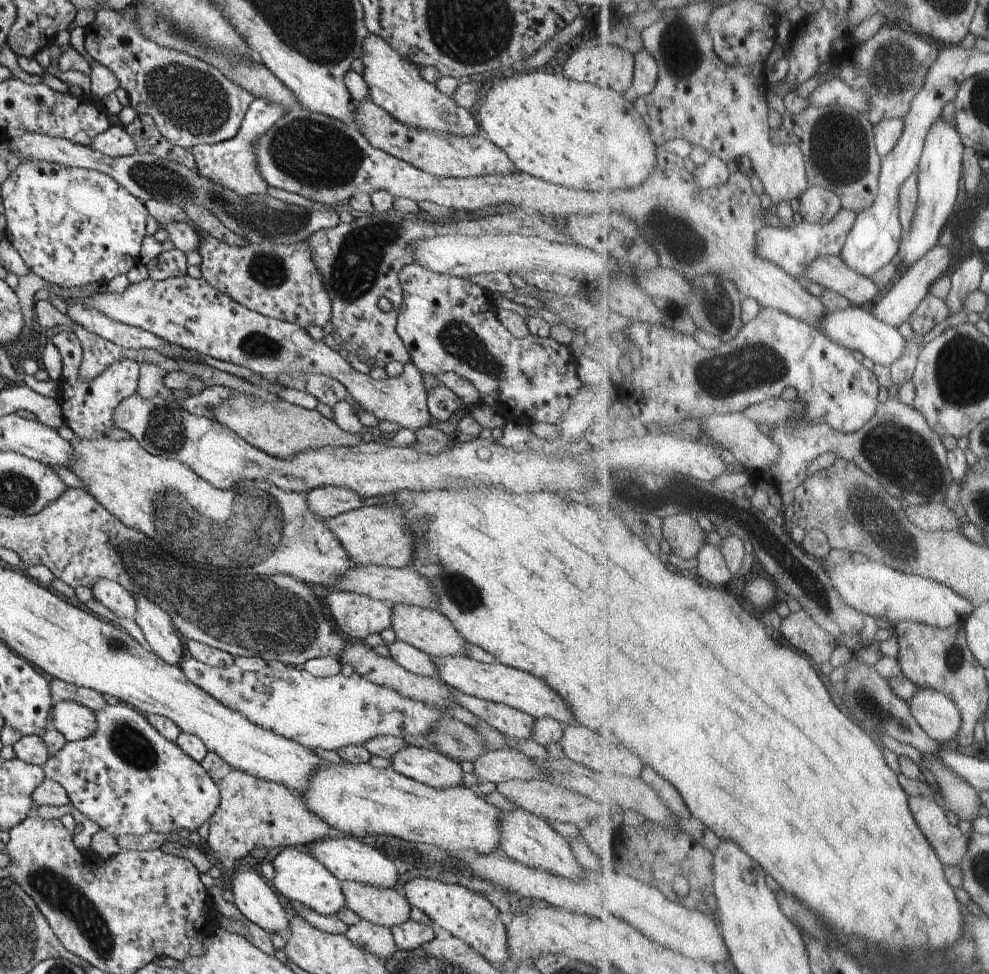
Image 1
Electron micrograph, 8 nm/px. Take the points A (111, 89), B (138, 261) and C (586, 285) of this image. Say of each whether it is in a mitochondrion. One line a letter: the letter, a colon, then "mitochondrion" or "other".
A: other
B: other
C: other

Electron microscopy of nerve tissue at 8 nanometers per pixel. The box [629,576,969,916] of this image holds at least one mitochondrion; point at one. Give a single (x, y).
(868, 698)

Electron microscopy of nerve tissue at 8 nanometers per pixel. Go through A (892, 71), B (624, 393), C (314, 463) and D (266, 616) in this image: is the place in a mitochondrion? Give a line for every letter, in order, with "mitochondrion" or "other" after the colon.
A: mitochondrion
B: other
C: other
D: mitochondrion

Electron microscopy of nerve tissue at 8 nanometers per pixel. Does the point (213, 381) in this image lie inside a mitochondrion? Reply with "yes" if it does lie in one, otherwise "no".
no

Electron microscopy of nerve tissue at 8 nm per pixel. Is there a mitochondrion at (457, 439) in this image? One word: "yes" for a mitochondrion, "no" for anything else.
no

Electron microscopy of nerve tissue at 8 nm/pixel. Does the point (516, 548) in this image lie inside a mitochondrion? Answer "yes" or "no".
no

